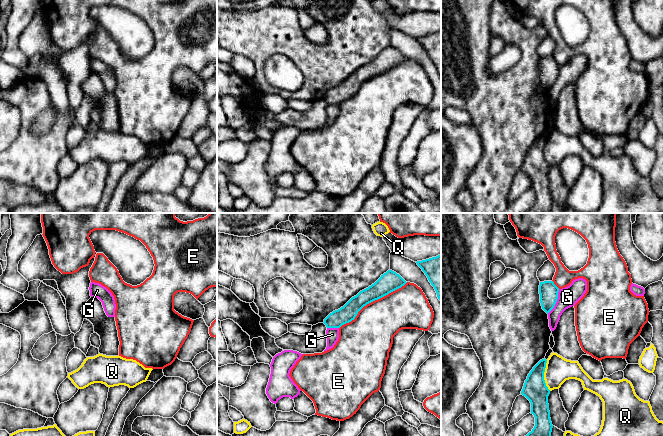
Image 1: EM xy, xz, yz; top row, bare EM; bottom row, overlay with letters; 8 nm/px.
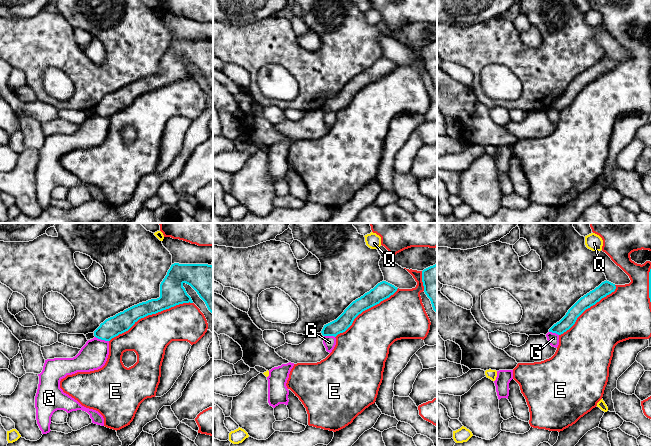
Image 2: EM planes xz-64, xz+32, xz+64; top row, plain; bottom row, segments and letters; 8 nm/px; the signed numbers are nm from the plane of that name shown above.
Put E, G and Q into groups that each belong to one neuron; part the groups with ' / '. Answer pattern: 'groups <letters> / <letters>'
groups E / G / Q

